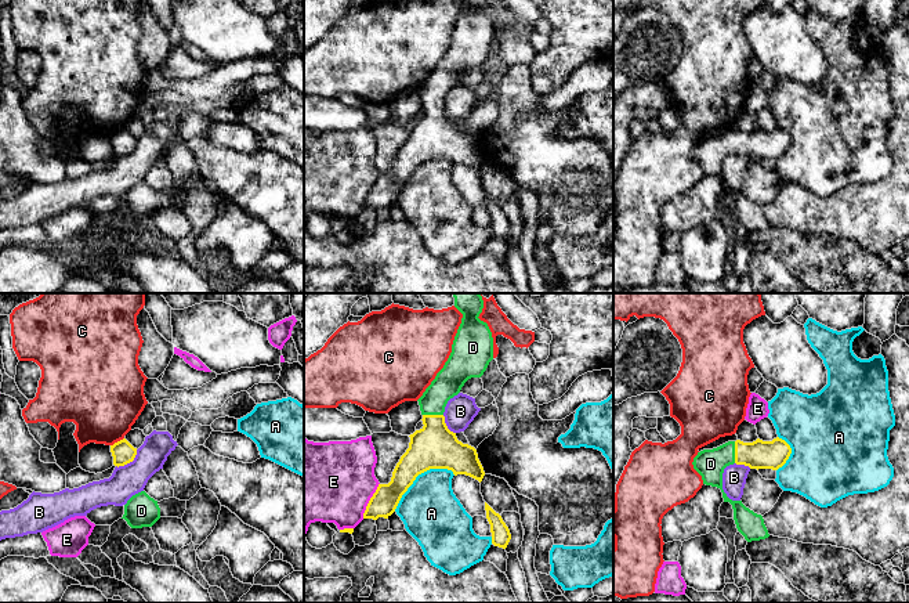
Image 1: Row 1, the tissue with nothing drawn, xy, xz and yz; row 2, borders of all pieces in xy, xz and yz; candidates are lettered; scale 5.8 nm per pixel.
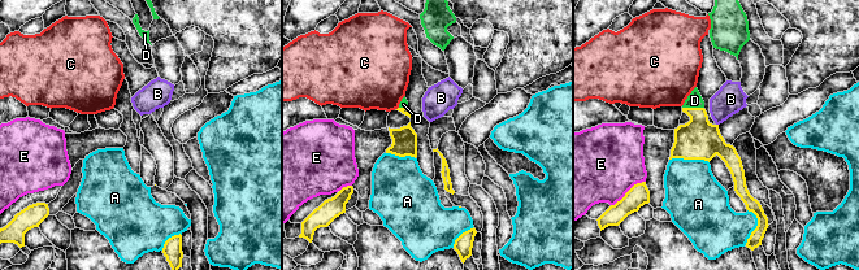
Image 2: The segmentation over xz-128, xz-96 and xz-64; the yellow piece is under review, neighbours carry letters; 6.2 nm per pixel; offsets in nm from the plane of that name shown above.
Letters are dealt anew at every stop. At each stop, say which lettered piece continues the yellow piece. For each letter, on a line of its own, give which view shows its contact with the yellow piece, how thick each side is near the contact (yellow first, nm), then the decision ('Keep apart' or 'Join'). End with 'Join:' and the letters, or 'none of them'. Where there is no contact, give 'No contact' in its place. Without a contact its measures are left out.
A: Touches yellow in xz. Thickness 260 nm (yellow) against 340 nm. Keep apart
B: Touches yellow in xy. Thickness 140 nm (yellow) against 180 nm. Keep apart
C: Touches yellow in xy. Thickness 140 nm (yellow) against 440 nm. Keep apart
D: Touches yellow in yz. Thickness 160 nm (yellow) against 170 nm. Join
E: Touches yellow in xz. Thickness 160 nm (yellow) against 460 nm. Keep apart
Join: D

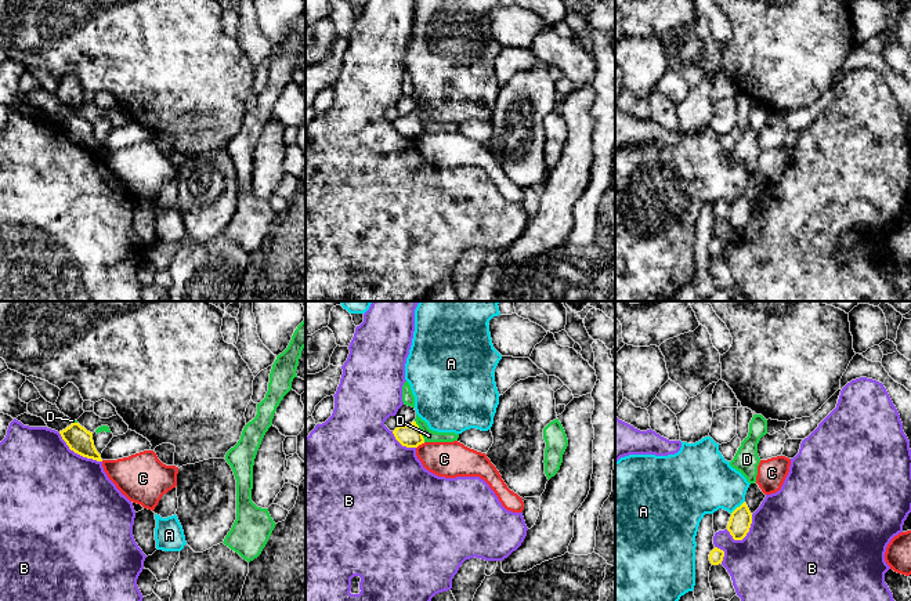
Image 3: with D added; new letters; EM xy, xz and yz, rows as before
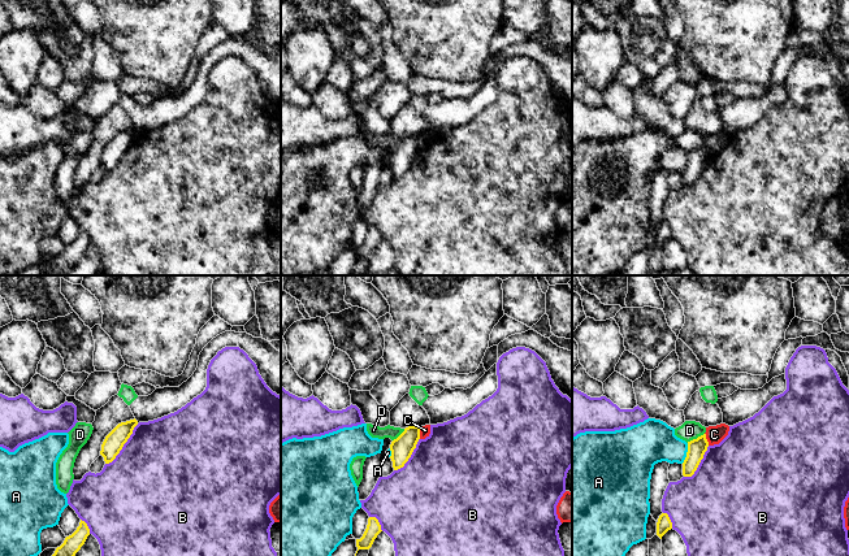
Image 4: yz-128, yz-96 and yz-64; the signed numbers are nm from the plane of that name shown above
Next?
A: Touches yellow in yz. Thickness 130 nm (yellow) against 360 nm. Keep apart
B: Touches yellow in xy. Thickness 150 nm (yellow) against 500 nm. Keep apart
C: Touches yellow in xz. Thickness 140 nm (yellow) against 200 nm. Keep apart
D: Touches yellow in xz. Thickness 140 nm (yellow) against 70 nm. Keep apart
Join: none of them

